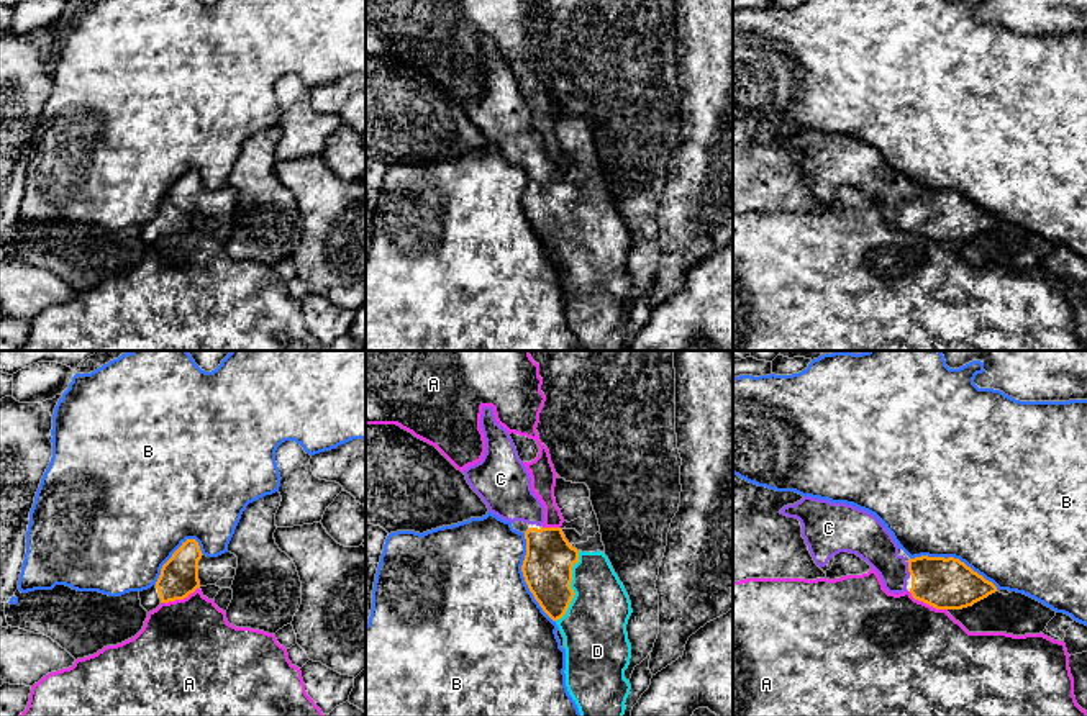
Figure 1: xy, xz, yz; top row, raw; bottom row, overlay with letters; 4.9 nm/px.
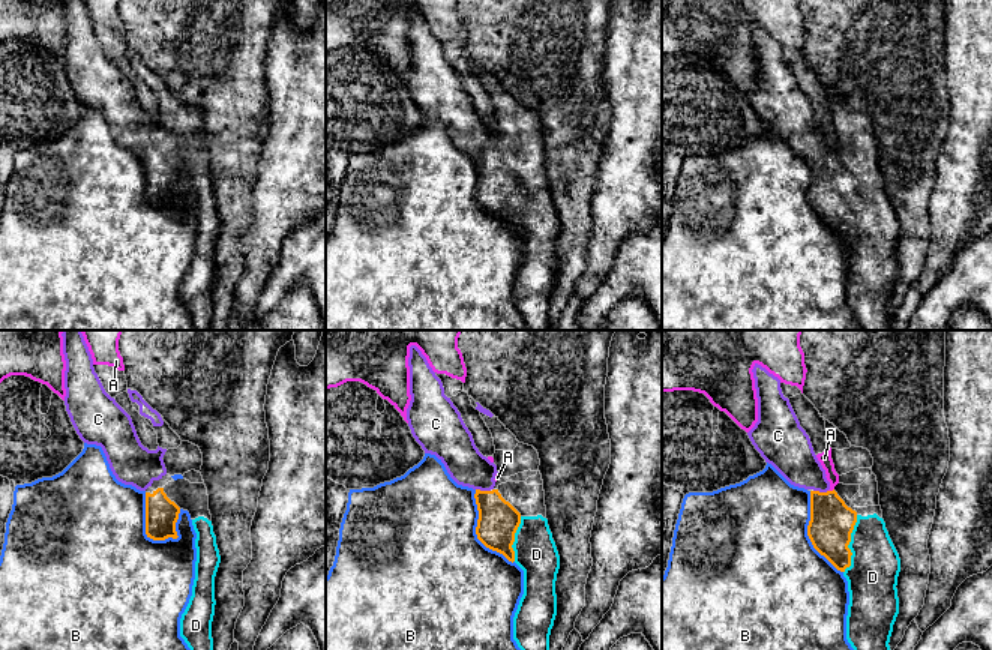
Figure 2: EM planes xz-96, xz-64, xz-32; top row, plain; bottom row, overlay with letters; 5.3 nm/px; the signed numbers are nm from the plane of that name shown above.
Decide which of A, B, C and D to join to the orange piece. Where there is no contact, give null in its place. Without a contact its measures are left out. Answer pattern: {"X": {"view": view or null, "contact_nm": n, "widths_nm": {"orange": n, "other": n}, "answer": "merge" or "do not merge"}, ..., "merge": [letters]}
{"A": {"view": "yz", "contact_nm": 220, "widths_nm": {"orange": 260, "other": 480}, "answer": "do not merge"}, "B": {"view": "xz", "contact_nm": 460, "widths_nm": {"orange": 240, "other": 500}, "answer": "do not merge"}, "C": {"view": "yz", "contact_nm": 70, "widths_nm": {"orange": 260, "other": 200}, "answer": "merge"}, "D": {"view": "xz", "contact_nm": 360, "widths_nm": {"orange": 240, "other": 320}, "answer": "merge"}, "merge": ["C", "D"]}

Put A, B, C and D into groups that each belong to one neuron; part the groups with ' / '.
A / B / C D

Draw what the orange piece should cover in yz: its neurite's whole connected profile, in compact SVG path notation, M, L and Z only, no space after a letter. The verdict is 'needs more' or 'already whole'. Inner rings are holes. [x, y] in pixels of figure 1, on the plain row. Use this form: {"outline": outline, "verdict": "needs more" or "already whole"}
{"outline": "M803 129L780 147L802 157L802 170L821 202L839 187L856 187L874 202L889 226L910 224L936 242L962 242L997 220L954 190L915 190L908 195L885 159L871 146L846 136Z", "verdict": "needs more"}

